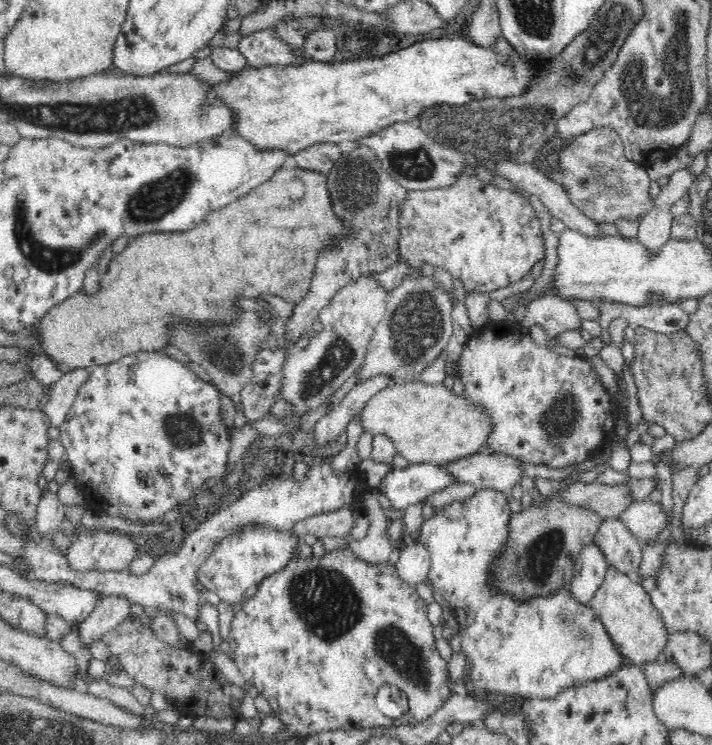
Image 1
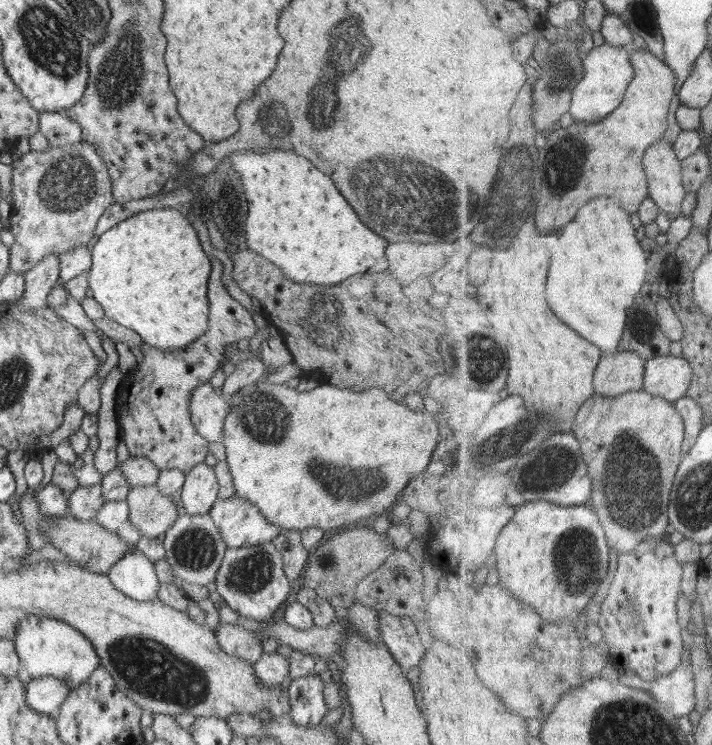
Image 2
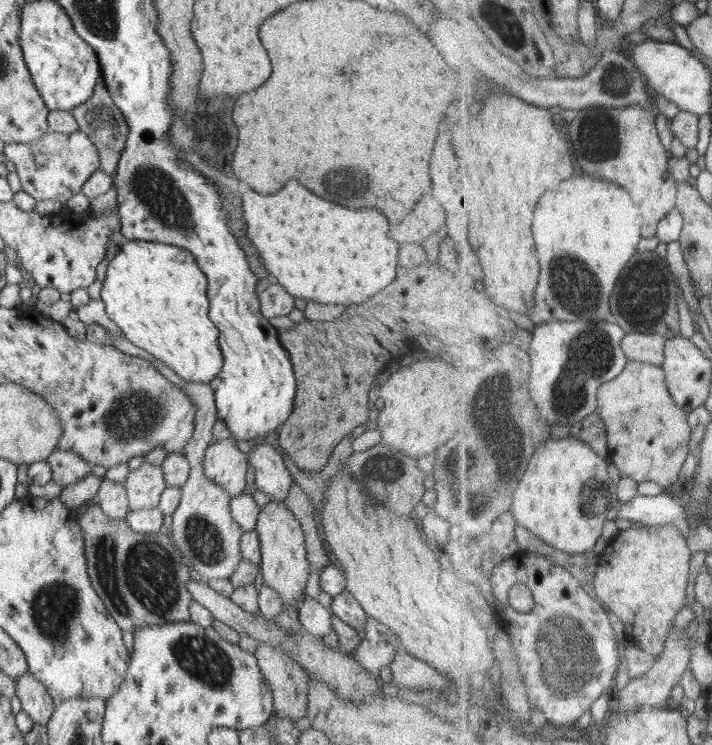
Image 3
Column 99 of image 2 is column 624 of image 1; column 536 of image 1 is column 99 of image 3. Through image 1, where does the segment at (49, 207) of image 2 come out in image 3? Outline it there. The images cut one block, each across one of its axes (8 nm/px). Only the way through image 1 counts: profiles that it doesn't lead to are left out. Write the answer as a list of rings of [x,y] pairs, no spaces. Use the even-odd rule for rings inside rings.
[[[80,130],[73,133],[46,131],[31,144],[10,143],[6,148],[8,159],[15,163],[24,192],[41,200],[56,200],[65,206],[66,202],[76,196],[84,183],[99,169],[100,157],[96,145],[90,137]]]

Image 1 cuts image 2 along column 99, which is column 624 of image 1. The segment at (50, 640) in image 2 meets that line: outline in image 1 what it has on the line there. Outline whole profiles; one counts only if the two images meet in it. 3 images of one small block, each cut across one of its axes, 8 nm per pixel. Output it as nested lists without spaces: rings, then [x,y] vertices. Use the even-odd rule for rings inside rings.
[[[477,489],[473,496],[447,504],[437,510],[432,518],[417,523],[421,529],[418,542],[428,549],[430,555],[429,579],[456,612],[455,616],[460,618],[461,650],[472,664],[470,675],[463,680],[460,691],[468,695],[485,690],[500,697],[519,695],[550,699],[570,686],[610,676],[627,666],[624,655],[616,649],[602,619],[594,613],[594,607],[576,601],[569,582],[548,596],[530,597],[525,601],[516,601],[510,593],[500,593],[498,587],[492,587],[492,558],[506,548],[511,516],[507,492]]]

